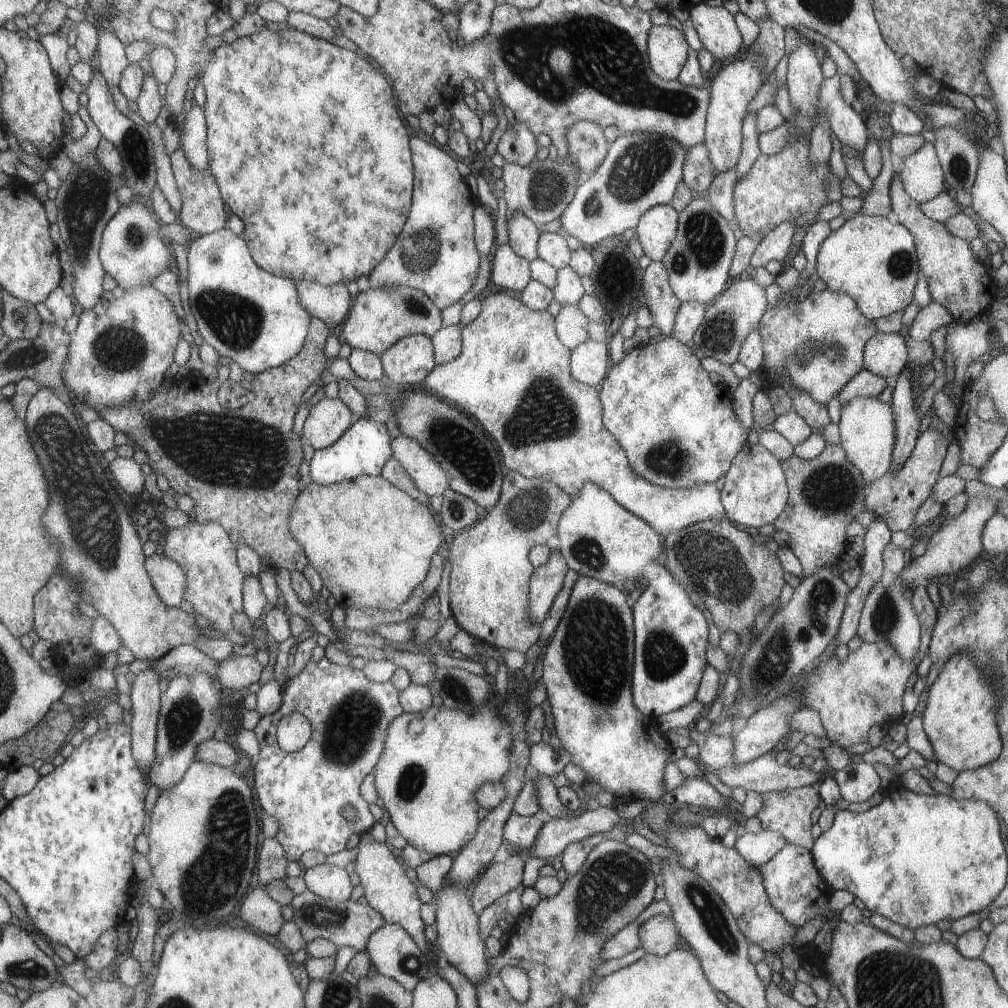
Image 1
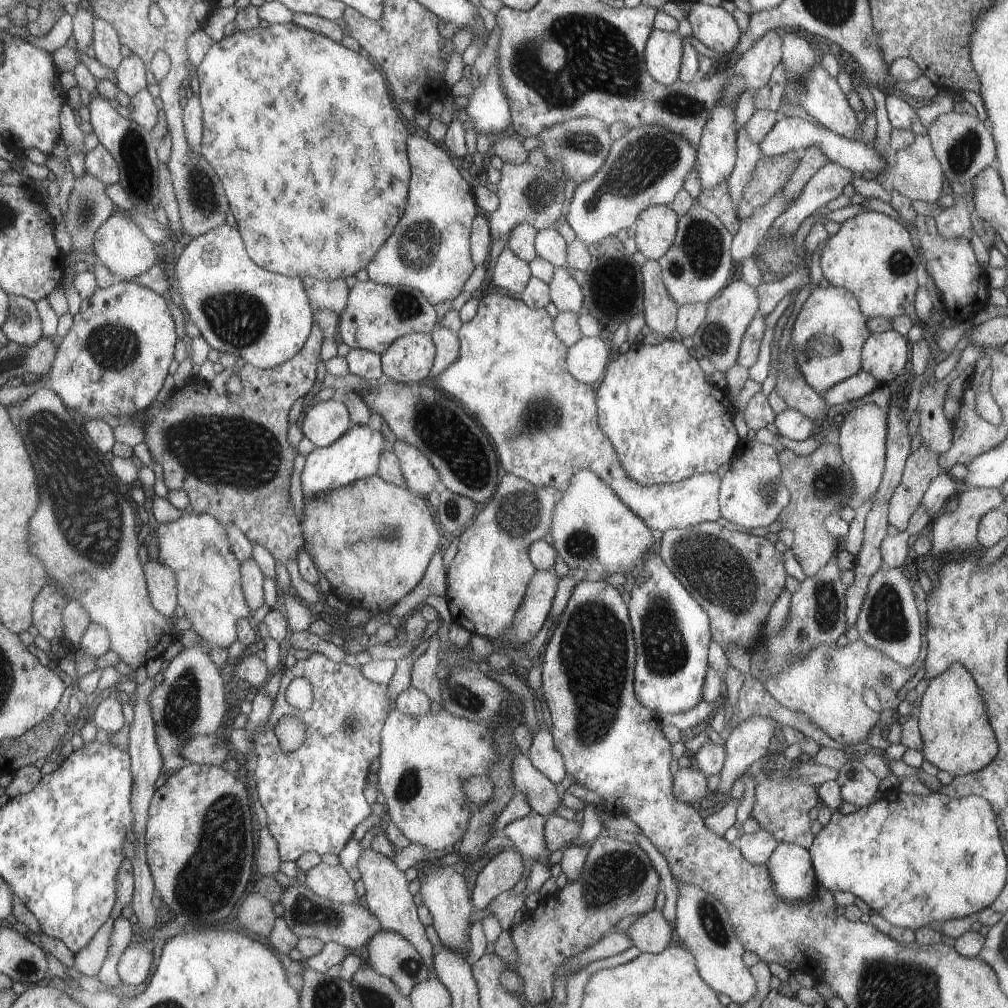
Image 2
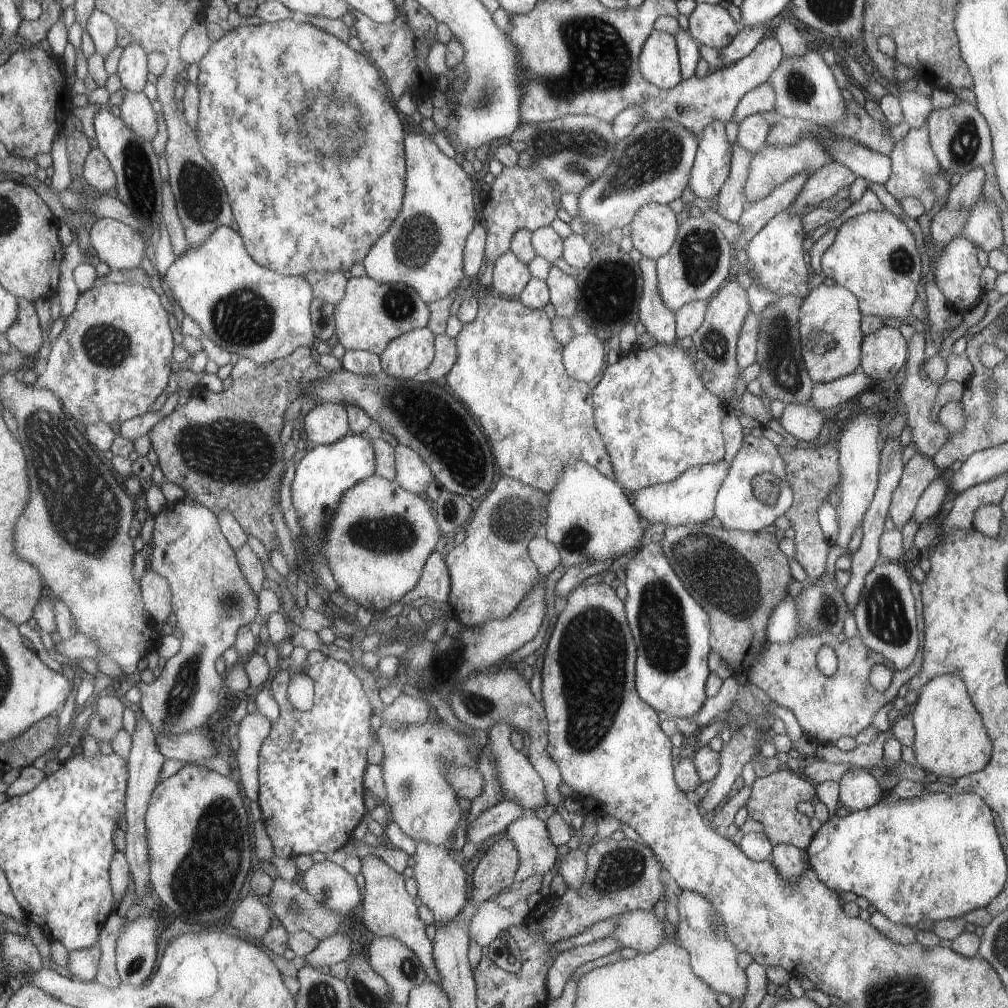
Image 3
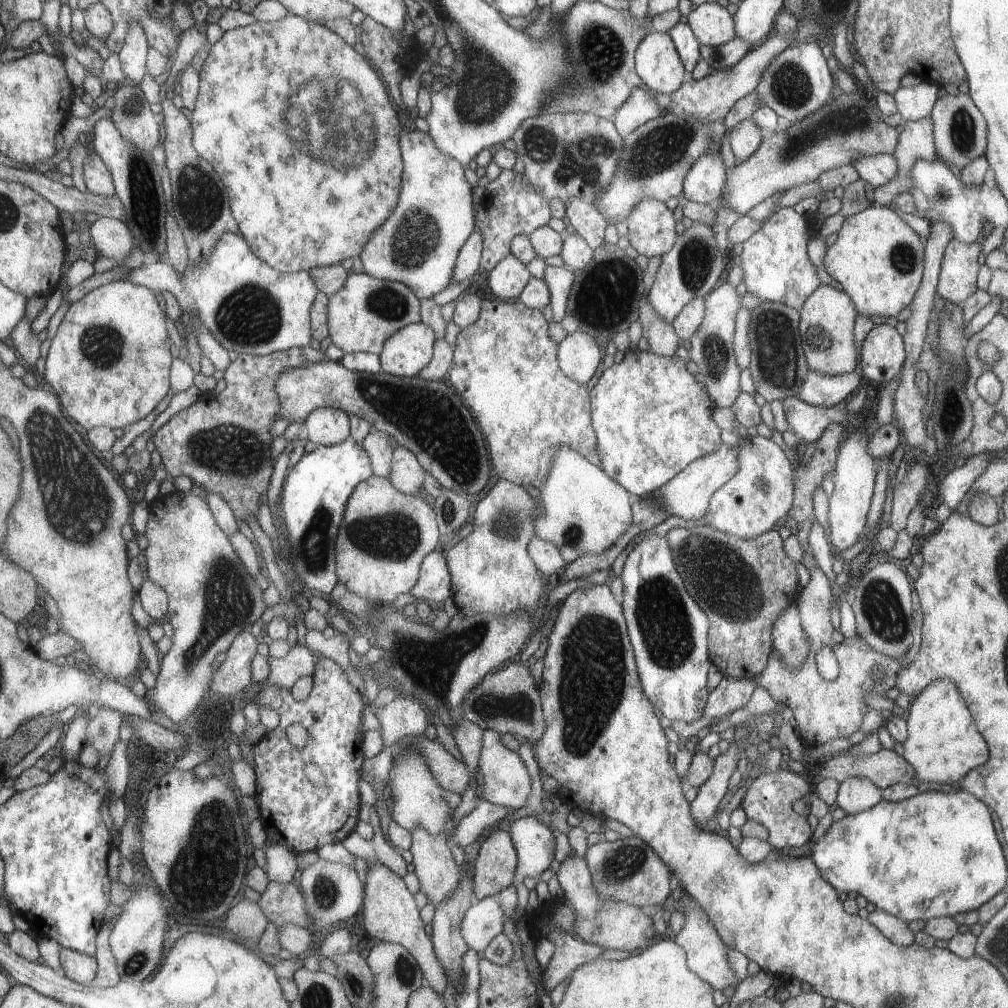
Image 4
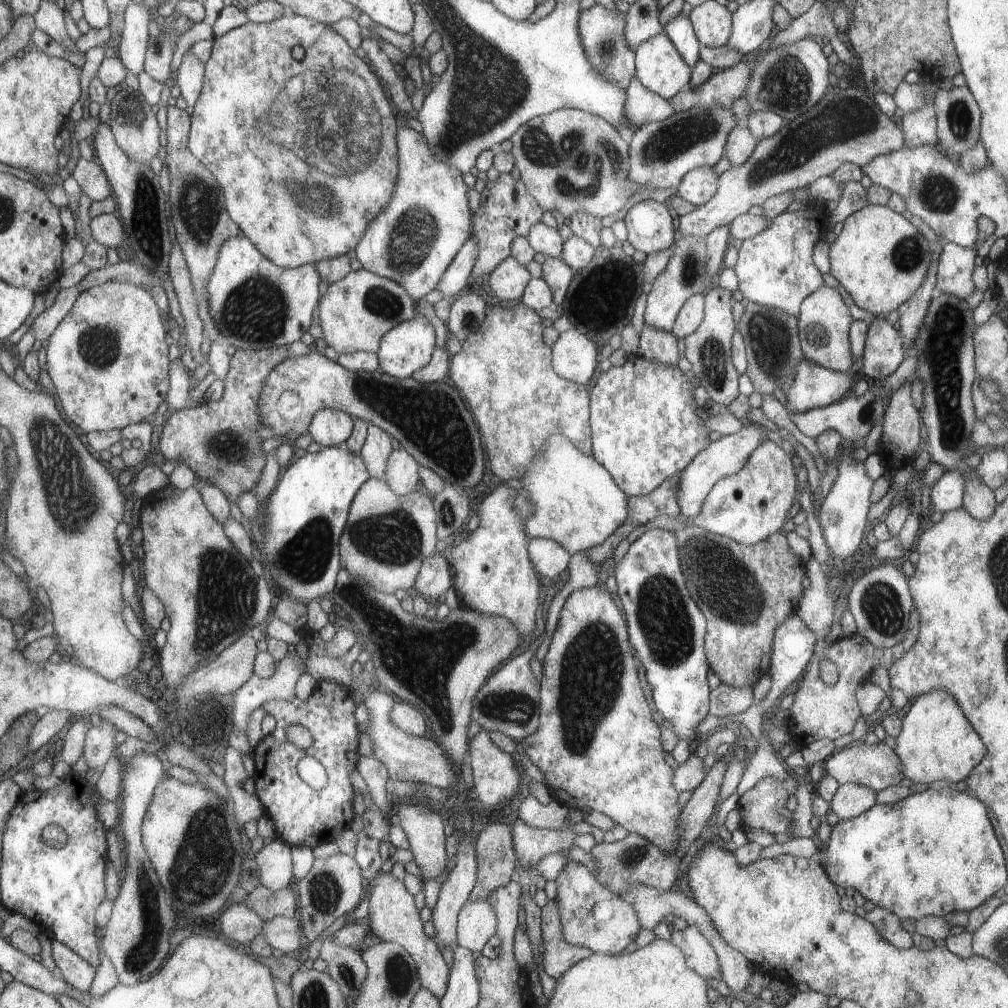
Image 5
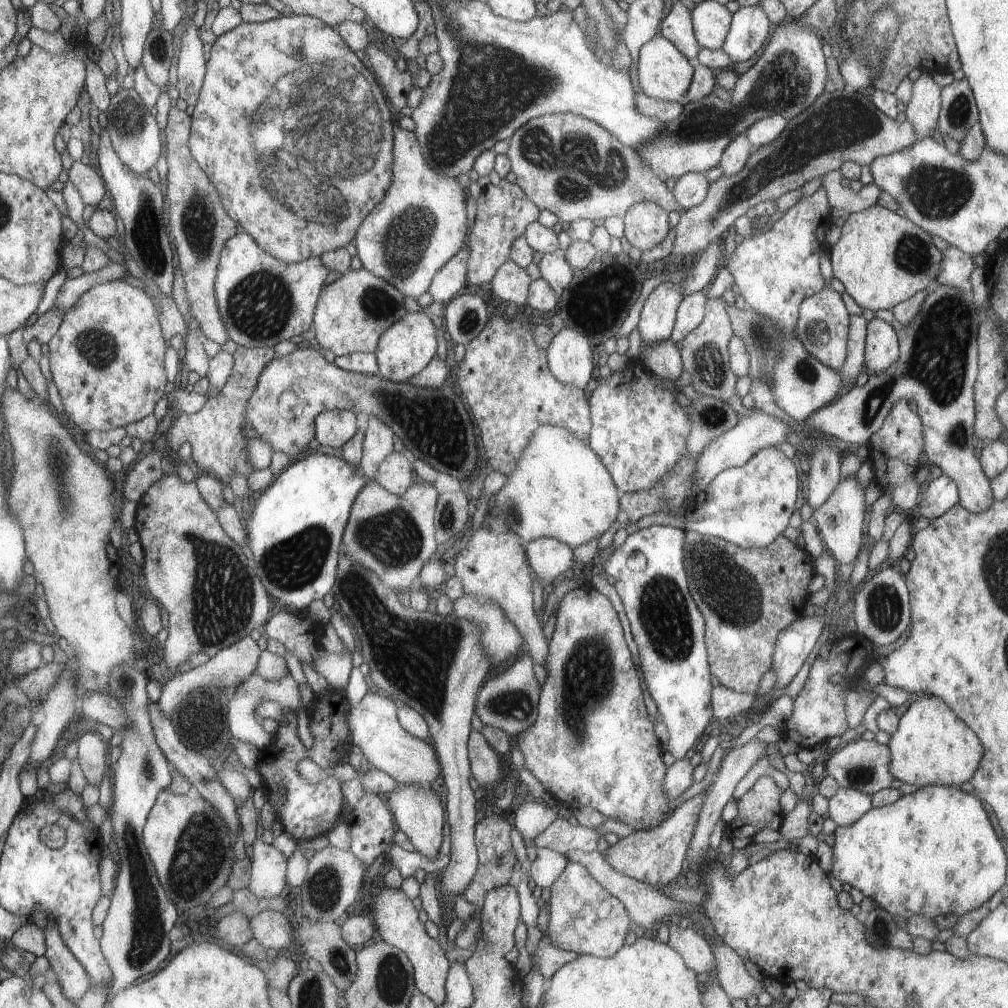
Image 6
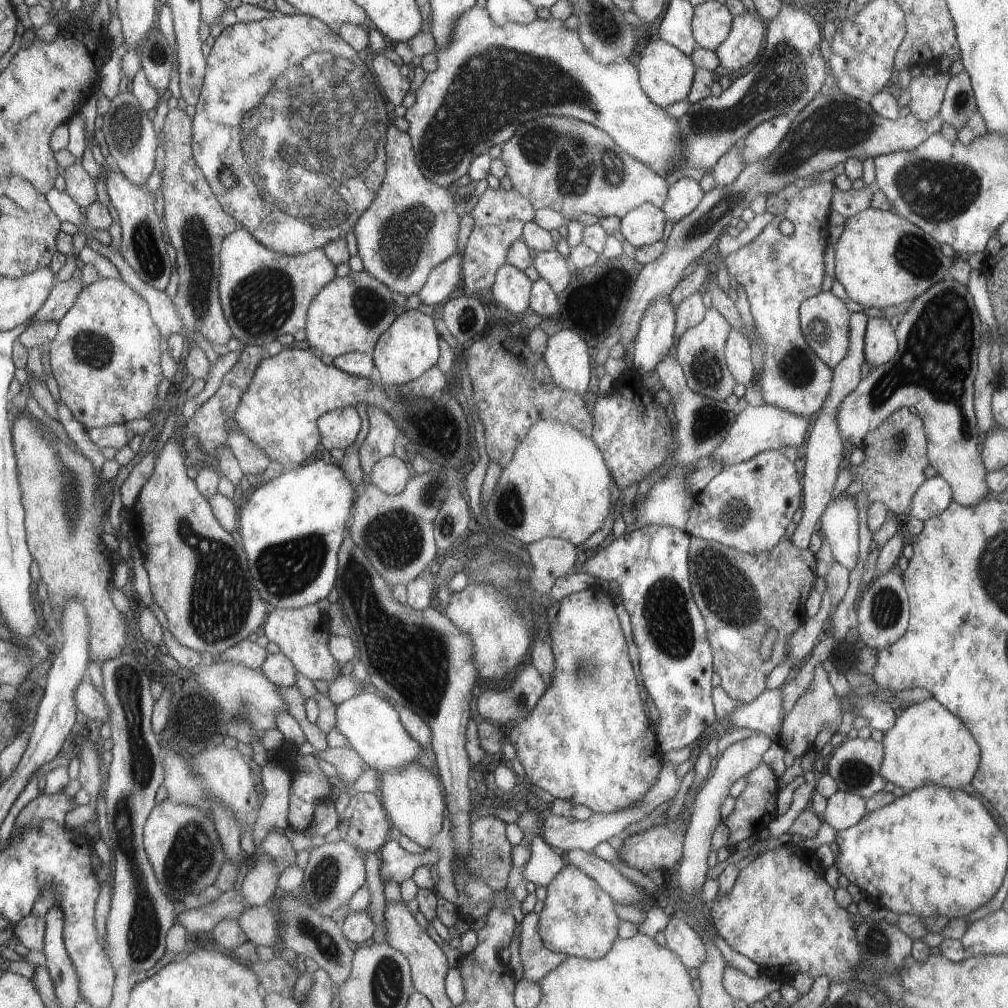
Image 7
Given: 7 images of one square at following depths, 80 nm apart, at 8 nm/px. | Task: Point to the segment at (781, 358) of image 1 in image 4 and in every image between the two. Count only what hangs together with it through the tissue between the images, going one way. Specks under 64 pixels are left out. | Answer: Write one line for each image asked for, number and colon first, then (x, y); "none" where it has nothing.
2: (828, 332)
3: (829, 325)
4: (825, 323)

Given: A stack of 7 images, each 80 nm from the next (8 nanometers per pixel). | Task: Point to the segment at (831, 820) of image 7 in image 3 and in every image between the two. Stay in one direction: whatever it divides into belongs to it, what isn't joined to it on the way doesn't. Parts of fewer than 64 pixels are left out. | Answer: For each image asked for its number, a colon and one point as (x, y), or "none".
3: (857, 789)
4: (855, 794)
5: (849, 800)
6: (845, 806)

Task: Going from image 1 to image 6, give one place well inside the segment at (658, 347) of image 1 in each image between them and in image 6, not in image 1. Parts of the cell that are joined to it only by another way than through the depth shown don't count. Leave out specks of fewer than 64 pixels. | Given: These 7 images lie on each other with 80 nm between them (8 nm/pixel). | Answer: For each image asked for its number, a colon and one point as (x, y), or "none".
2: (654, 405)
3: (657, 420)
4: (651, 419)
5: (644, 429)
6: (640, 430)

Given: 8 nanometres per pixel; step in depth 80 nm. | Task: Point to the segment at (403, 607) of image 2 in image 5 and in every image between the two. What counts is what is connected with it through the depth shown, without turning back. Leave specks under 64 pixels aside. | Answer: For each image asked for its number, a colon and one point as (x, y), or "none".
3: (434, 583)
4: (433, 583)
5: (433, 579)

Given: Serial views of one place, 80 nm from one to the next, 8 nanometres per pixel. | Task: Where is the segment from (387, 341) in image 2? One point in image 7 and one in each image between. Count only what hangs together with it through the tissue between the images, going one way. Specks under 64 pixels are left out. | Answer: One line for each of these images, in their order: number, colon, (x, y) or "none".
3: (369, 315)
4: (365, 312)
5: (355, 312)
6: (353, 311)
7: (349, 313)

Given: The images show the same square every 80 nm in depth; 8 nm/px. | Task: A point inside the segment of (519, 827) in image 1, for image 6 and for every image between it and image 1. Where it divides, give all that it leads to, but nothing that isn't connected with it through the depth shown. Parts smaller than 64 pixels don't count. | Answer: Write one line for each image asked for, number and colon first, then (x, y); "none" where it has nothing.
2: (526, 833)
3: (536, 853)
4: (533, 842)
5: (530, 844)
6: (560, 836)

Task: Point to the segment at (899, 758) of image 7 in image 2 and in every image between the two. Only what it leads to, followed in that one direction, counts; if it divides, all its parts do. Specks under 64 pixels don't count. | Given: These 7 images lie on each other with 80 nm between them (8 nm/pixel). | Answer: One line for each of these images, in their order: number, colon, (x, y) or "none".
2: (956, 737)
3: (950, 740)
4: (943, 744)
5: (937, 745)
6: (932, 746)

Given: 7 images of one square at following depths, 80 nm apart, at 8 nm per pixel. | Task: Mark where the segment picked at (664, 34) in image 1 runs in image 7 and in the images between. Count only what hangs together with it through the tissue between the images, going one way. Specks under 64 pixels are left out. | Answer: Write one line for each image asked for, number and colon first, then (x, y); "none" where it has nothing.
2: (663, 50)
3: (658, 62)
4: (656, 60)
5: (658, 66)
6: (664, 73)
7: (665, 74)

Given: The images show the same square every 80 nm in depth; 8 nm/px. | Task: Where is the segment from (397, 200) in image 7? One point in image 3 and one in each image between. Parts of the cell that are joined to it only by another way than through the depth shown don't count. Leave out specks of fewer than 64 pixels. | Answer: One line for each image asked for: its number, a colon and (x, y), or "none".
3: (422, 250)
4: (417, 246)
5: (417, 234)
6: (419, 224)

